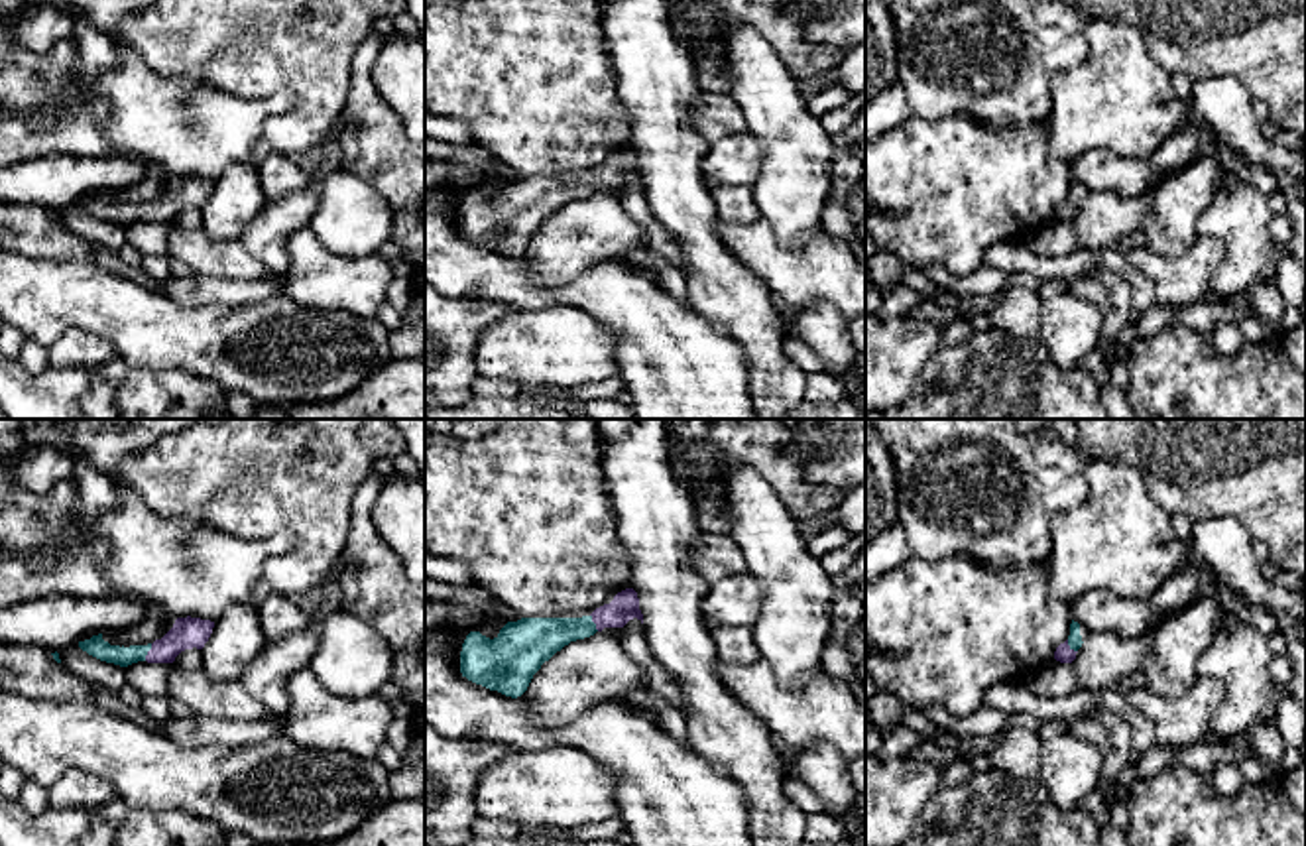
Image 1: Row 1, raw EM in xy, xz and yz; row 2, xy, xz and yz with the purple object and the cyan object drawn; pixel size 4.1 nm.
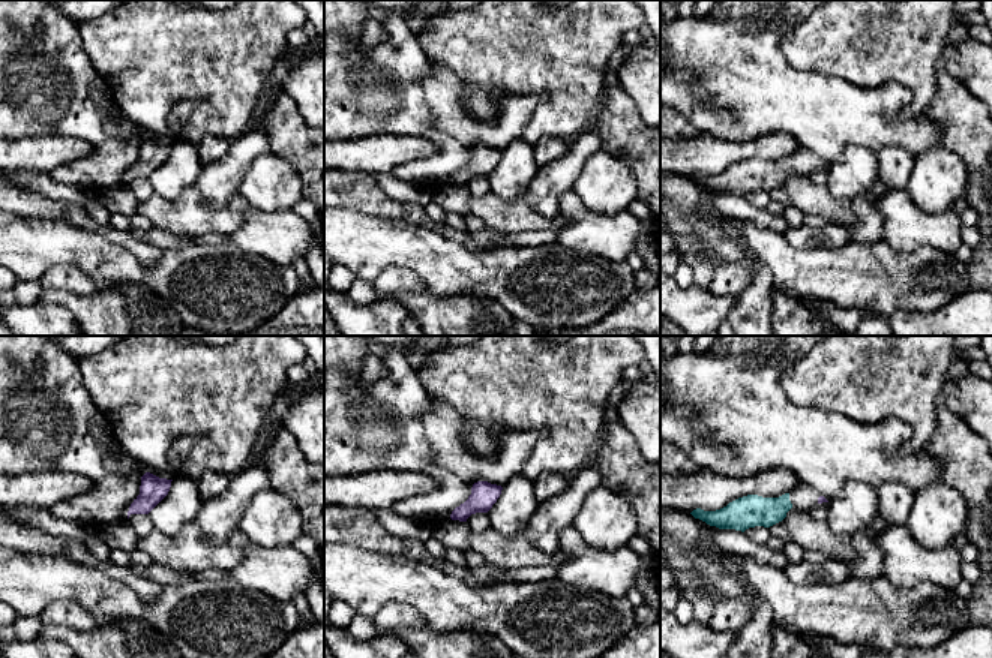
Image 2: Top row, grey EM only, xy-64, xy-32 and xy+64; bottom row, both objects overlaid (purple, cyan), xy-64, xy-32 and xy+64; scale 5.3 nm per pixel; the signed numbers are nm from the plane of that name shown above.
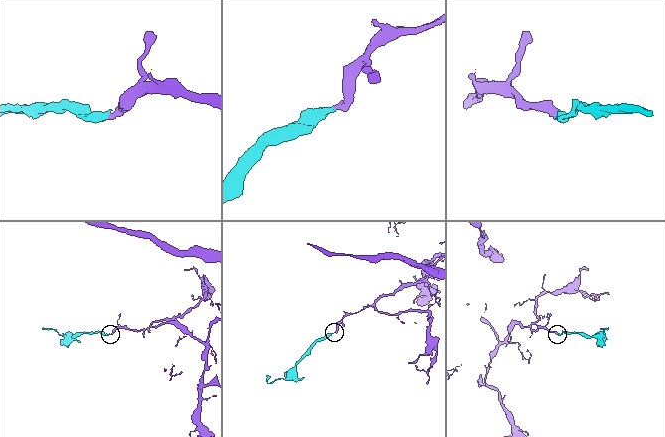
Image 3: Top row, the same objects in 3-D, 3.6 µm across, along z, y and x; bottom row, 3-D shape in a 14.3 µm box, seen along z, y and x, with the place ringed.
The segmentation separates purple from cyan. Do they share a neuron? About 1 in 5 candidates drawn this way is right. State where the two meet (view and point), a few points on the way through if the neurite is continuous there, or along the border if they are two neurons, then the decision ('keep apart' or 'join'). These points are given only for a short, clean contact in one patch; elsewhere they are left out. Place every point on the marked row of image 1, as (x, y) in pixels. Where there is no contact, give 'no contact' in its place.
contact xy (148, 652); way xy (187, 632), (166, 650), (148, 652), (122, 656); join

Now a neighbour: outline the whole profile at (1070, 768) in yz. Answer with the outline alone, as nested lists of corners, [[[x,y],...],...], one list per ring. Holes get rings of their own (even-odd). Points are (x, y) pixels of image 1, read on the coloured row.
[[[1068,730],[1042,742],[1039,779],[1060,809],[1080,807],[1101,779],[1101,752]]]

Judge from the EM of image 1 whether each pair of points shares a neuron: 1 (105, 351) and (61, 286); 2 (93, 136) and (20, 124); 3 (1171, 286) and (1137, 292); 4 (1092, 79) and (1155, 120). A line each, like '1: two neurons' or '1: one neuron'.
1: two neurons
2: one neuron
3: two neurons
4: one neuron

